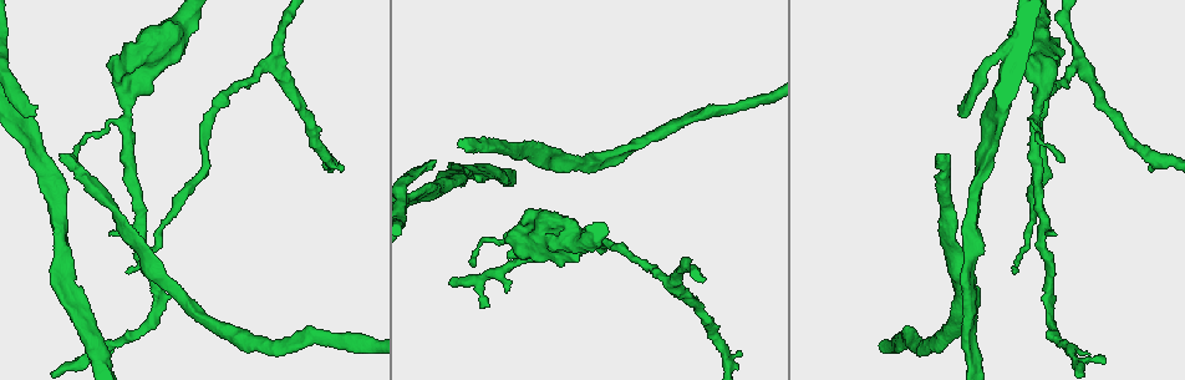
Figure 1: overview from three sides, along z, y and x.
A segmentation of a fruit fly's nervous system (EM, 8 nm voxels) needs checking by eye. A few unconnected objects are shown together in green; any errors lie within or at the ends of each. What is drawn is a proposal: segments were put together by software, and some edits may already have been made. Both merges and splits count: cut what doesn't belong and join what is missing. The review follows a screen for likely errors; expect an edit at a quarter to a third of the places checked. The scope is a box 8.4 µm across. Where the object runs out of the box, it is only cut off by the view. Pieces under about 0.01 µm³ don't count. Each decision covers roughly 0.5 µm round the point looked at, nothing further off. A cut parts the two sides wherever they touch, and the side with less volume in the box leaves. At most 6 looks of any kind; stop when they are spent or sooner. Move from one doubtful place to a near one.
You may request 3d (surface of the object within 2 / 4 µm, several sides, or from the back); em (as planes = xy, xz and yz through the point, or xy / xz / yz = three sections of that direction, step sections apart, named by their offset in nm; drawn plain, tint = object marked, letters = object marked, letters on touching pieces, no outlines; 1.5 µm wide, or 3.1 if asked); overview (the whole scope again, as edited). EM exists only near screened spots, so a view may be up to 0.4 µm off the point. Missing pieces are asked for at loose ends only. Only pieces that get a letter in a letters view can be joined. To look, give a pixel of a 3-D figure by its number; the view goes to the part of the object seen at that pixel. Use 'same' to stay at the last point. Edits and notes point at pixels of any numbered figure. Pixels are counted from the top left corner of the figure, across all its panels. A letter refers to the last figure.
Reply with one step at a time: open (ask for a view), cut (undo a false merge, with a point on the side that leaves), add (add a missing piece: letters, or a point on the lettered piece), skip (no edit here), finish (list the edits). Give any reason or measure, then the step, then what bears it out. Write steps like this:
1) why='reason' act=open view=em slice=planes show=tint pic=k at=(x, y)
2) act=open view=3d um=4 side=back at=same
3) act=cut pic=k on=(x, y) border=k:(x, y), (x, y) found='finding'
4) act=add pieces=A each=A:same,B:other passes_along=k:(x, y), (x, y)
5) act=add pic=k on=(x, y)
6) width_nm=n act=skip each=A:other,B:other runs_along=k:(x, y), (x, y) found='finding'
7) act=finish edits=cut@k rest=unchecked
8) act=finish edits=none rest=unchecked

act=open view=em slice=planes show=letters pic=1 at=(481, 308)

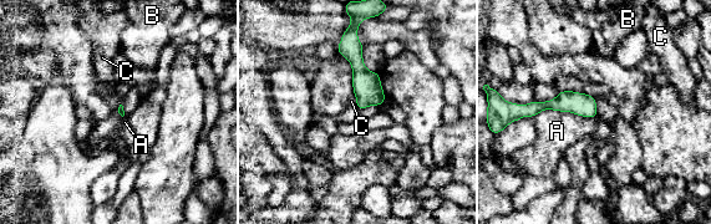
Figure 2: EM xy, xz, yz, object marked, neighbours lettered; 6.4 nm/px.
act=skip each=A:other,B:other,C:other border=2:(595, 116), (542, 110), (534, 117) found='no lettered piece goes on from it'

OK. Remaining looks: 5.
why='free end' act=open view=3d um=4 pic=1 at=(1029, 79)

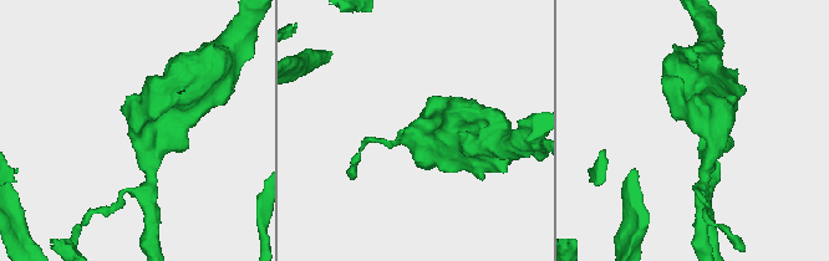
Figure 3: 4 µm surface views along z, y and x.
act=open view=em slice=xz step=8 show=plain pic=3 at=(137, 129)

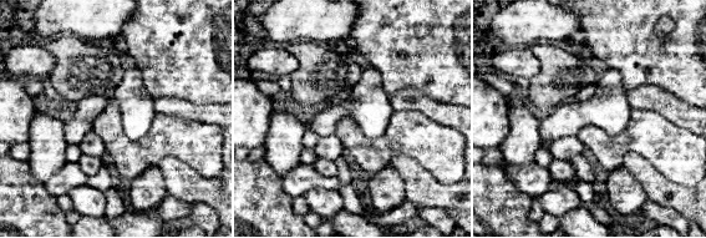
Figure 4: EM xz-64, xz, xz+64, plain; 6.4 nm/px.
act=open view=em slice=xz step=8 show=letters at=same

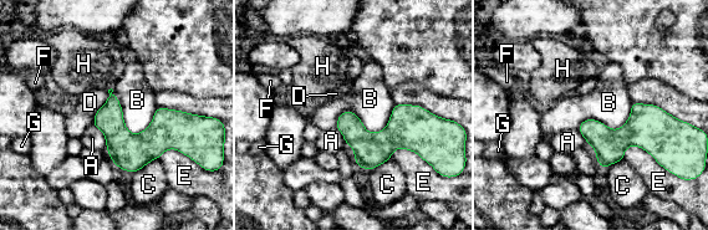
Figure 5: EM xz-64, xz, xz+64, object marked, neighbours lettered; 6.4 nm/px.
act=skip each=A:other,B:other,C:other,D:other,E:other,F:other,G:other,H:other border=5:(395, 105), (335, 127) found='no lettered piece goes on from it'

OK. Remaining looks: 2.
why='an open end' act=open view=3d um=2 pic=1 at=(432, 160)

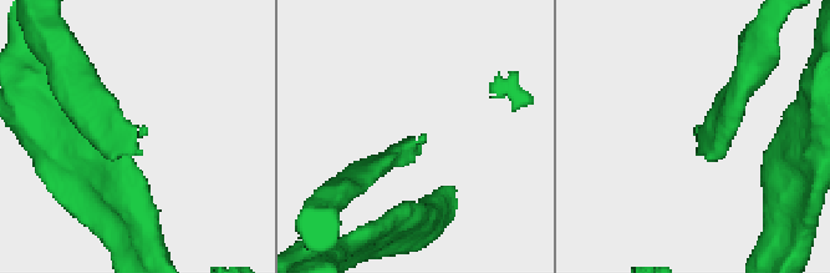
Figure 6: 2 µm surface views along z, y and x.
act=open view=em slice=planes show=letters pic=6 at=(425, 137)

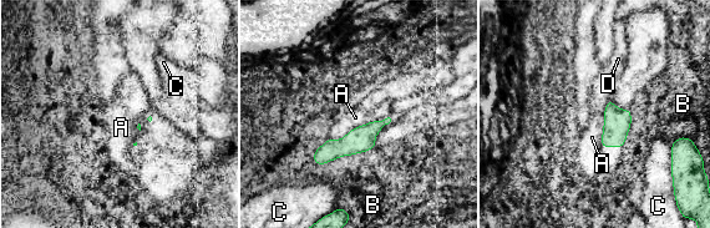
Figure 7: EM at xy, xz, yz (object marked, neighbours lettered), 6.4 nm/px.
act=skip each=A:other,B:other,C:other,D:other runs_along=7:(390, 118), (328, 157) found='none of them fits'

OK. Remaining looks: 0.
act=finish edits=none rest=unchecked

